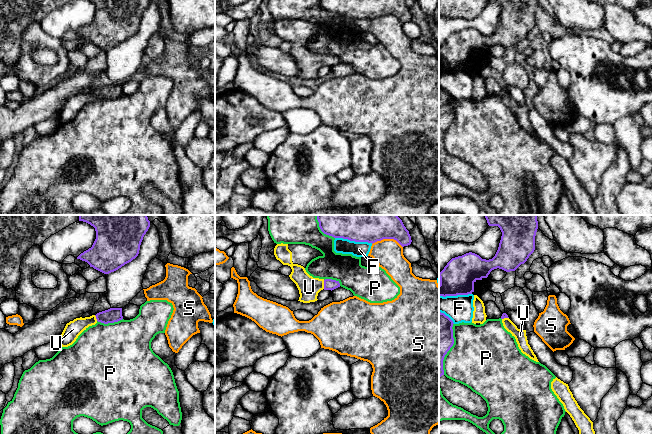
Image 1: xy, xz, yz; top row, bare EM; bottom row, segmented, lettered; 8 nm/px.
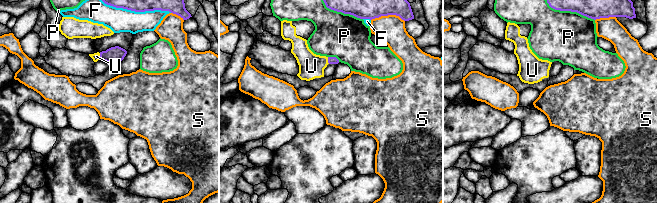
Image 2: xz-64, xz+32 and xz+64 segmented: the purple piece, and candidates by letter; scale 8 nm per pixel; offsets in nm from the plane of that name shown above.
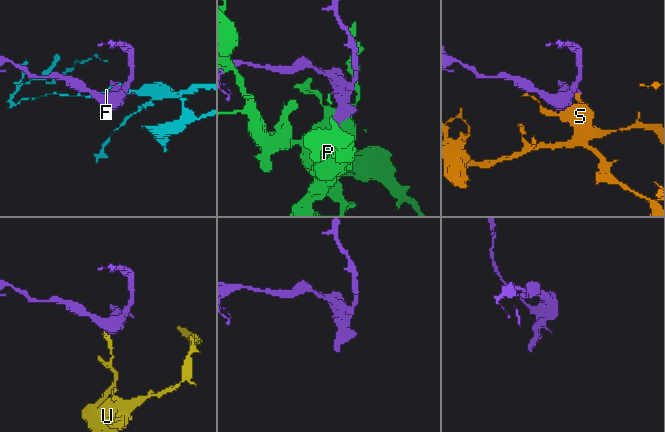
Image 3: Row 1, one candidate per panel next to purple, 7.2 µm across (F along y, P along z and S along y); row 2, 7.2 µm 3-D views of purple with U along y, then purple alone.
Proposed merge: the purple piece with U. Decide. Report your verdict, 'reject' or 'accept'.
accept

